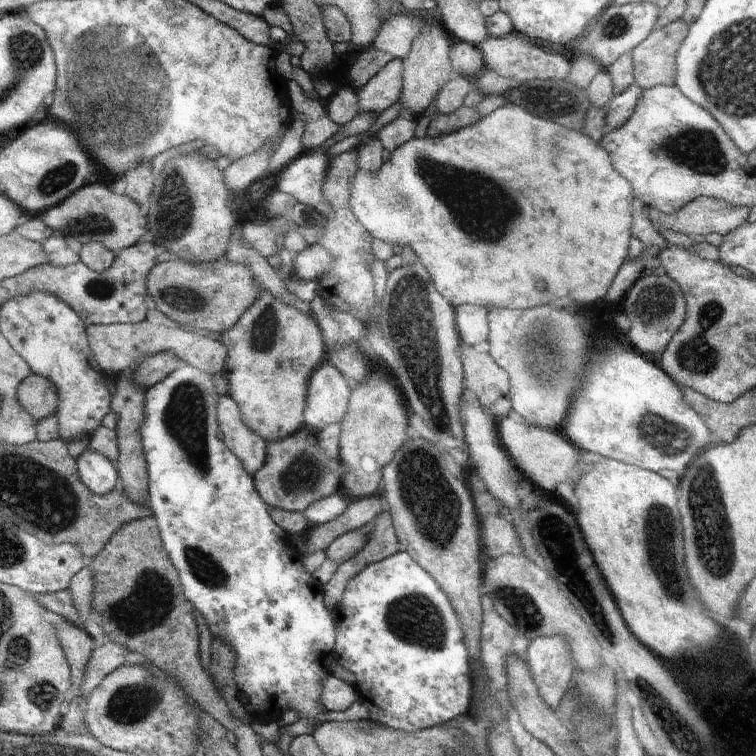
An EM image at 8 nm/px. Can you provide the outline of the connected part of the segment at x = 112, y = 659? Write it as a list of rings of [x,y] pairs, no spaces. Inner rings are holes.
[[[106,640],[102,646],[96,645],[90,656],[90,662],[86,665],[82,694],[87,698],[100,681],[118,667],[126,664],[143,664],[144,661],[145,658],[141,654],[132,653],[122,644],[112,640]]]

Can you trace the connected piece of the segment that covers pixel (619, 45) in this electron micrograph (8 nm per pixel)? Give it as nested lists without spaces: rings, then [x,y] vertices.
[[[636,1],[630,4],[606,7],[594,20],[590,28],[576,40],[572,40],[572,48],[578,48],[578,52],[589,55],[596,60],[596,64],[602,69],[610,66],[620,56],[630,55],[633,48],[640,44],[653,31],[656,20],[660,14],[660,8],[652,2]]]

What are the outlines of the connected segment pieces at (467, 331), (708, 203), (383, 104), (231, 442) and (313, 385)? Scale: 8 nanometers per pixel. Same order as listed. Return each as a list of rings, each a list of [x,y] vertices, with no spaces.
[[[470,304],[454,307],[456,330],[462,343],[476,346],[486,342],[489,336],[488,314],[480,306]]]
[[[698,197],[672,216],[664,216],[659,210],[650,209],[648,218],[656,231],[670,228],[690,237],[712,232],[726,236],[746,222],[750,209],[748,206],[732,206],[726,200]]]
[[[394,58],[358,90],[358,111],[380,114],[400,98],[403,61]]]
[[[228,395],[218,396],[216,418],[219,432],[224,434],[224,444],[242,462],[244,470],[254,476],[266,458],[267,442],[248,428],[242,419],[238,405]]]
[[[324,362],[314,370],[308,386],[306,426],[320,432],[330,424],[341,423],[348,410],[351,389],[351,383],[338,368]]]

